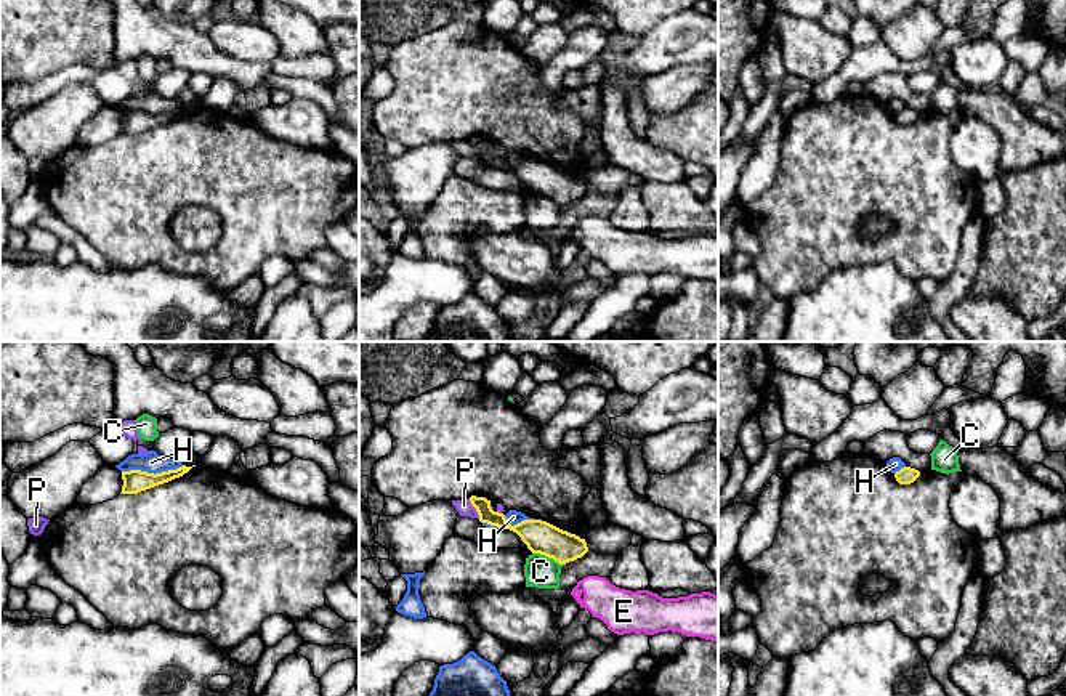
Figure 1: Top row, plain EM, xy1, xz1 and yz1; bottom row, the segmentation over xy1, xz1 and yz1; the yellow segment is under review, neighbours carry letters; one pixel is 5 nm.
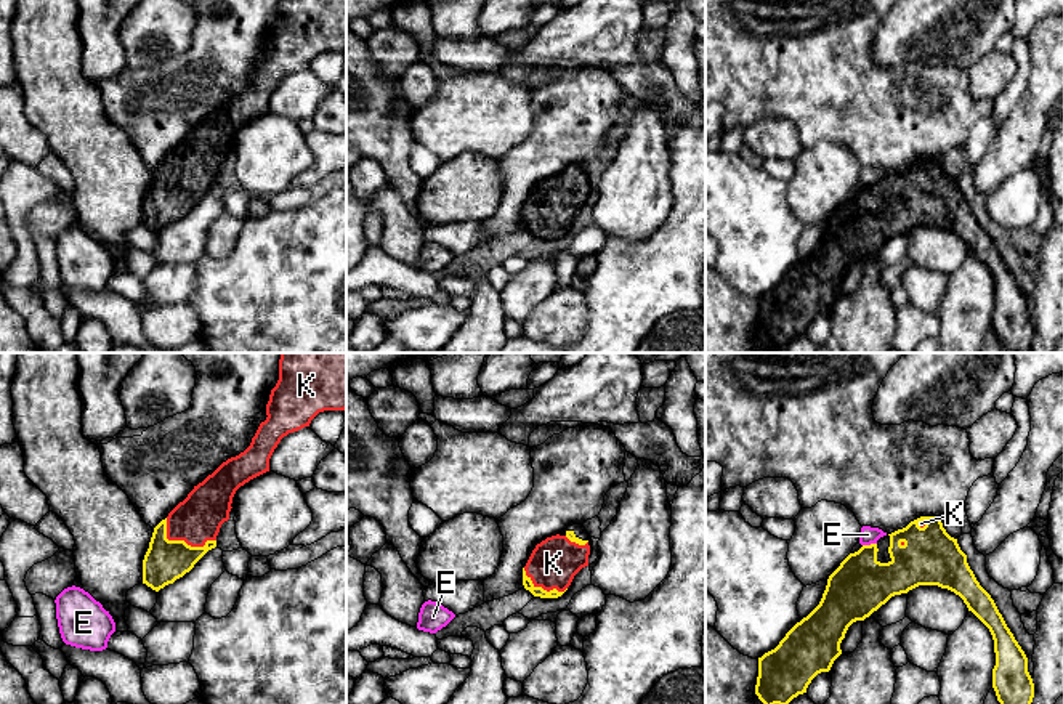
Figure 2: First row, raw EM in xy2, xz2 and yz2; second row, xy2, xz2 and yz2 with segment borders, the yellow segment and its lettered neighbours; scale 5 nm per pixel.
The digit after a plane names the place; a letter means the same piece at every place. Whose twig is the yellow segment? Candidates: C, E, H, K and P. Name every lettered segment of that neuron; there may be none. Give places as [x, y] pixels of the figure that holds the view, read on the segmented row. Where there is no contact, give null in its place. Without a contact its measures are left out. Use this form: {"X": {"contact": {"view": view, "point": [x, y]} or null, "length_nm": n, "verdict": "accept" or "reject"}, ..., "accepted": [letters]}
{"C": {"contact": {"view": "xz1", "point": [547, 555]}, "length_nm": 170, "verdict": "reject"}, "E": {"contact": {"view": "yz2", "point": [871, 544]}, "length_nm": 70, "verdict": "reject"}, "H": {"contact": {"view": "xy1", "point": [153, 473]}, "length_nm": 320, "verdict": "reject"}, "K": {"contact": {"view": "xy2", "point": [181, 541]}, "length_nm": 280, "verdict": "accept"}, "P": {"contact": {"view": "xz1", "point": [475, 507]}, "length_nm": 120, "verdict": "reject"}, "accepted": ["K"]}

